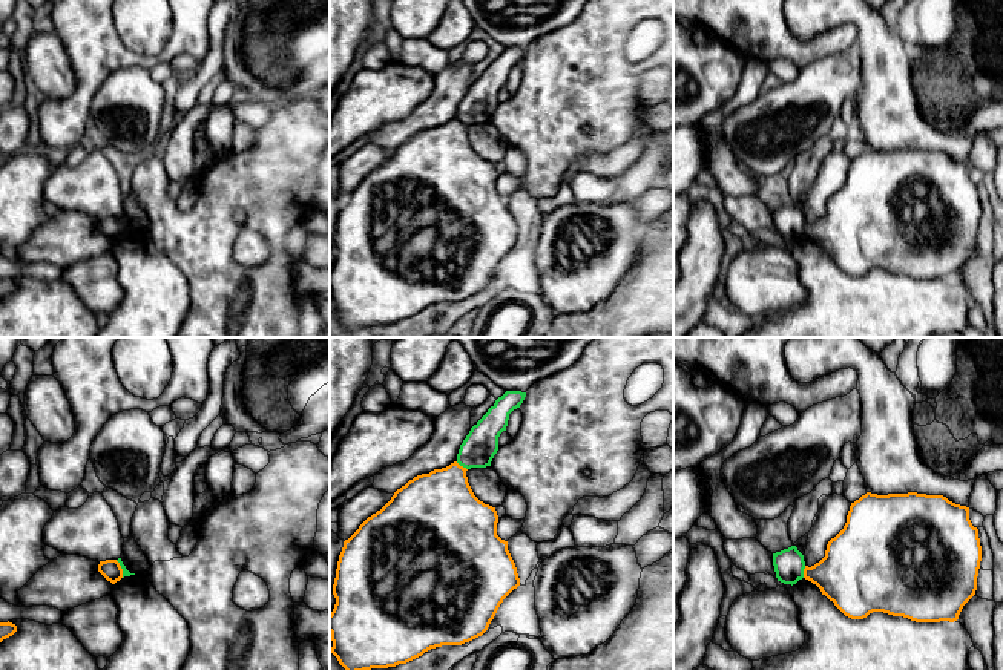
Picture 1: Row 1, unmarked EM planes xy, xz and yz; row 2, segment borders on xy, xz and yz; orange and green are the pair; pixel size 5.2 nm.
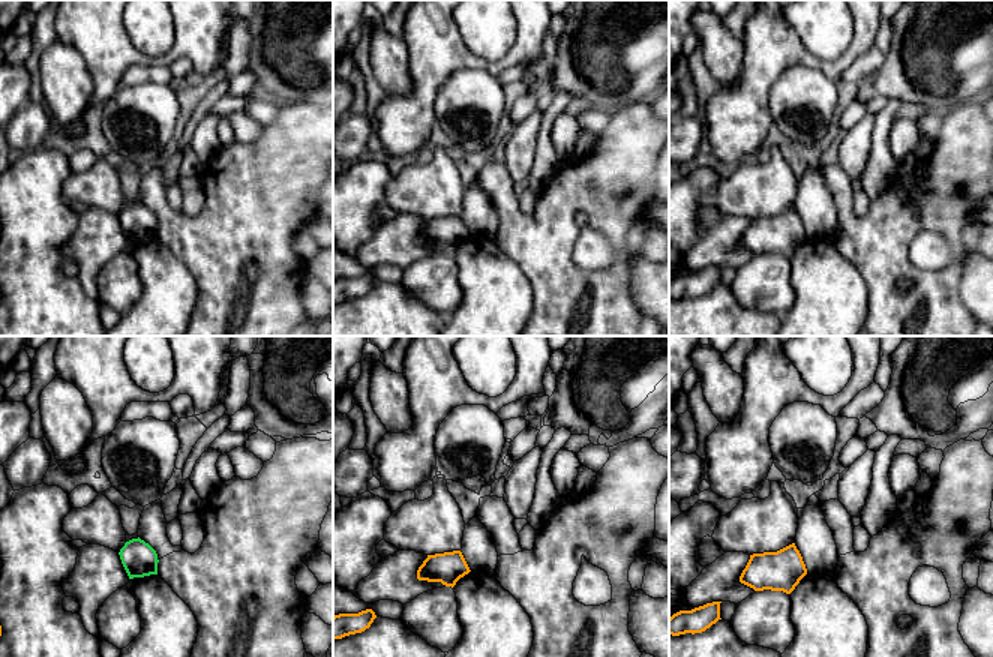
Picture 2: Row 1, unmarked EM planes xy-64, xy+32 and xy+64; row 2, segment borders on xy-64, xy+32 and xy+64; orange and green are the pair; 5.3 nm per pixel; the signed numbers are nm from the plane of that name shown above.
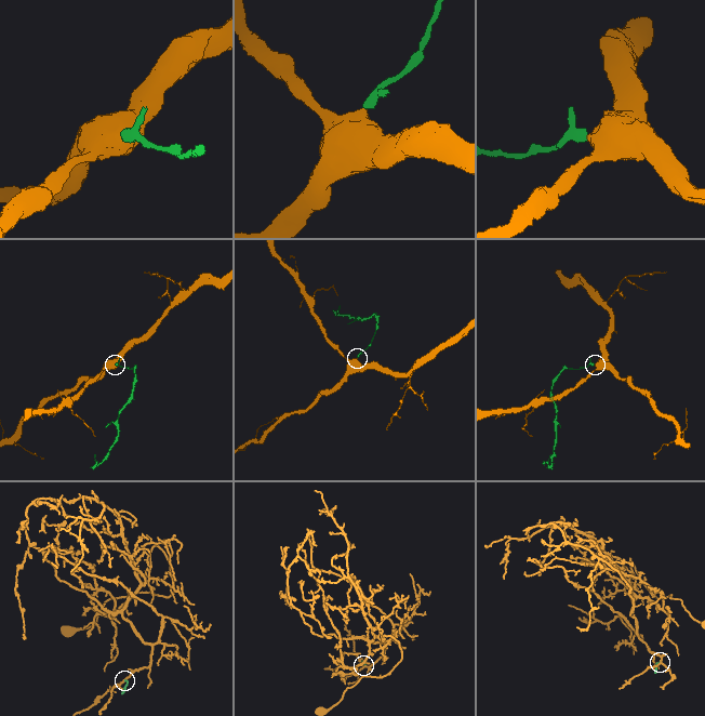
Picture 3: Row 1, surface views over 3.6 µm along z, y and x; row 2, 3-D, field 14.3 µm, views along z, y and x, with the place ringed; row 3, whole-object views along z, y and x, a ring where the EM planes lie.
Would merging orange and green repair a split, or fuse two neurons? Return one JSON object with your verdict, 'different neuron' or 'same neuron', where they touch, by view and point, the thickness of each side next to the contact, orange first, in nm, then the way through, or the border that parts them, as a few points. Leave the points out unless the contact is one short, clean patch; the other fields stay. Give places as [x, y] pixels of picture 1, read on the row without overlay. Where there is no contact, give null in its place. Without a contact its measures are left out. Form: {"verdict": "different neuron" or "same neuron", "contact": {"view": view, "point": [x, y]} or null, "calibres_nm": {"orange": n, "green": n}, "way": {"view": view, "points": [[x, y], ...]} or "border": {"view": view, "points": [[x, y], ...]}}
{"verdict": "different neuron", "contact": {"view": "yz", "point": [804, 229]}, "calibres_nm": {"orange": 340, "green": 160}, "border": {"view": "yz", "points": [[805, 223], [802, 233]]}}

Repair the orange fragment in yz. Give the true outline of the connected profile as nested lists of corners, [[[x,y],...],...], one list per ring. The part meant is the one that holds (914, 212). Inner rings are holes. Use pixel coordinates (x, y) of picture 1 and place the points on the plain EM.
[[[867,149],[851,159],[844,186],[828,198],[825,213],[804,225],[804,235],[816,241],[851,276],[873,268],[903,273],[916,279],[954,279],[975,251],[982,218],[978,186],[969,176],[969,164],[943,152],[917,149],[877,152]]]

